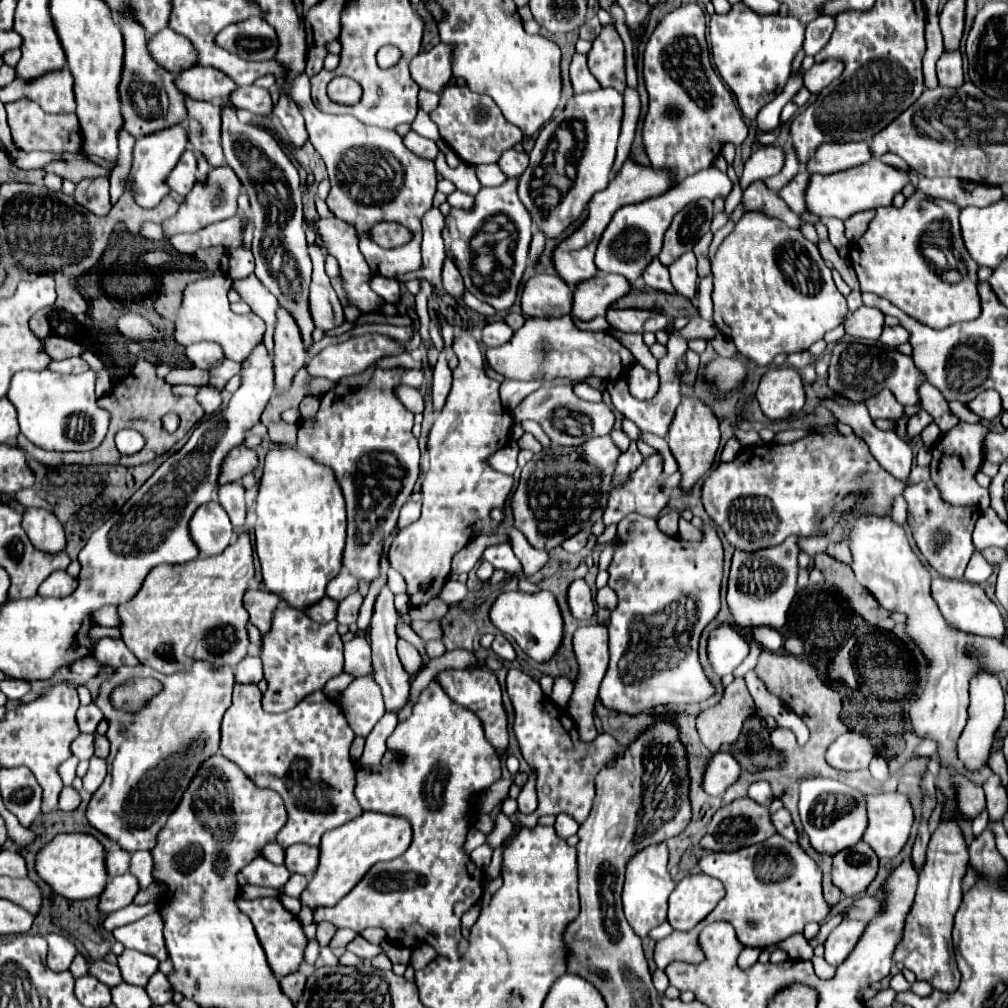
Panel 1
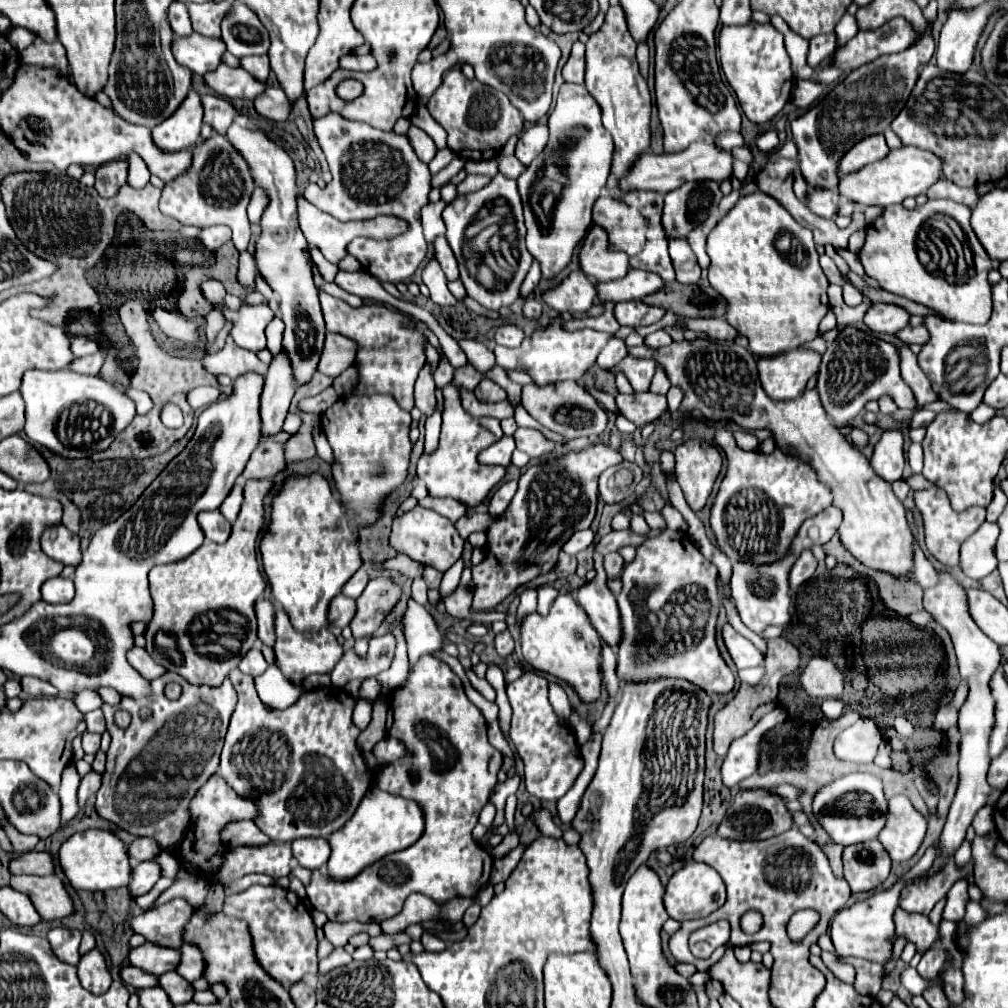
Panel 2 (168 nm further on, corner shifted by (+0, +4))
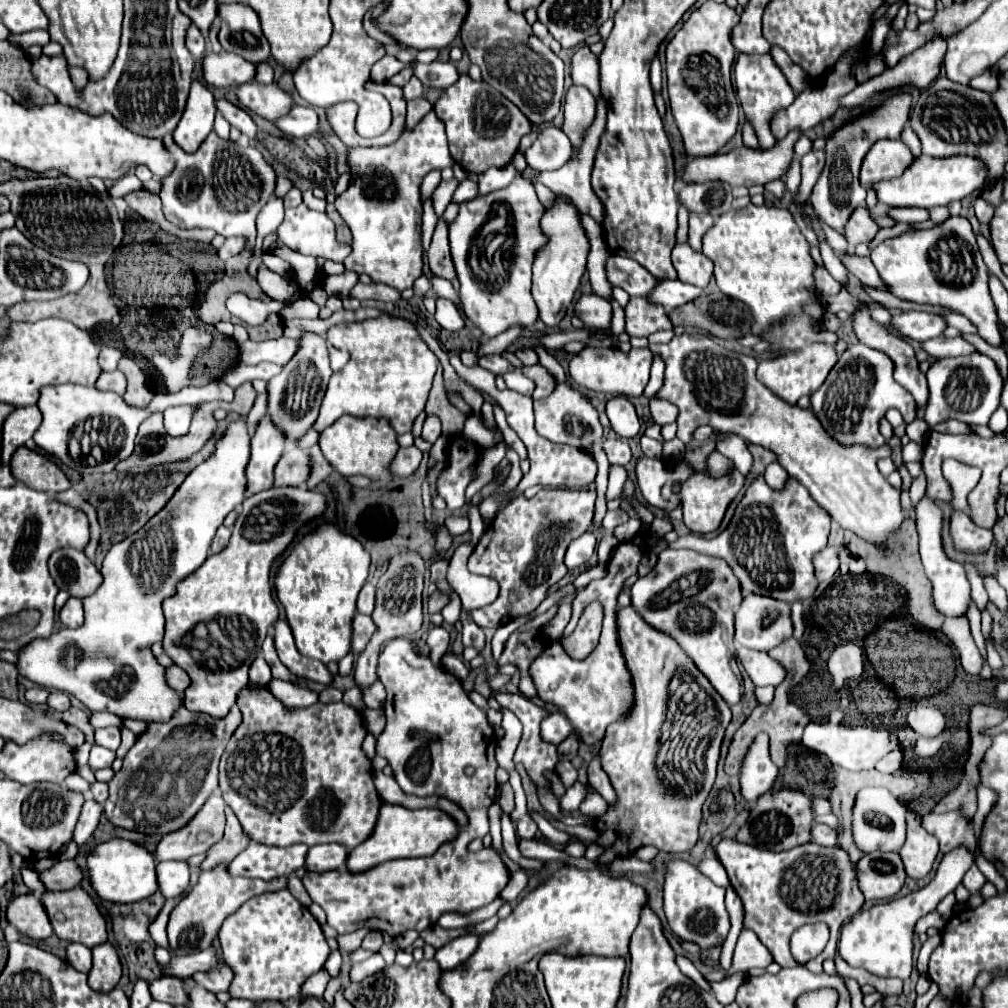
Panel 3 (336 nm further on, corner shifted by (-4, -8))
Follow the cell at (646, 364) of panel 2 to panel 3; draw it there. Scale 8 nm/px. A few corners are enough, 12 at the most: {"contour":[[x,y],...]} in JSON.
{"contour":[[589,346],[569,362],[577,388],[637,398],[651,350]]}

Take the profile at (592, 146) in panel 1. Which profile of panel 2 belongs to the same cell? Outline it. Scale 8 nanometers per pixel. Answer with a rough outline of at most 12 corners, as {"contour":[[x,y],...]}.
{"contour":[[563,84],[517,178],[527,250],[553,280],[591,228],[613,138]]}

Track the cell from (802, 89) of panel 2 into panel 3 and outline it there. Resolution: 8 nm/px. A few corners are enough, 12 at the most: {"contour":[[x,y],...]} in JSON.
{"contour":[[945,42],[929,46],[859,84],[839,106],[865,104],[877,92],[923,90],[937,78]]}

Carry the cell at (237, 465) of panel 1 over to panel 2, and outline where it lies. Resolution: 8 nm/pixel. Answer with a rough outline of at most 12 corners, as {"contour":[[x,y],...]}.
{"contour":[[263,440],[241,478],[273,478],[285,470],[281,442]]}

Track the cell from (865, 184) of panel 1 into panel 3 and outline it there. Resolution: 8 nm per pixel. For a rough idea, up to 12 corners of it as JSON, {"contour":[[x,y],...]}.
{"contour":[[919,156],[873,184],[877,202],[933,208],[985,182],[969,156]]}

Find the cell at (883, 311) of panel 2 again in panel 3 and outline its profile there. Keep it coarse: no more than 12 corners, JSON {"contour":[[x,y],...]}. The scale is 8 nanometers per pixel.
{"contour":[[899,312],[891,326],[901,338],[941,336],[945,320],[929,312]]}

